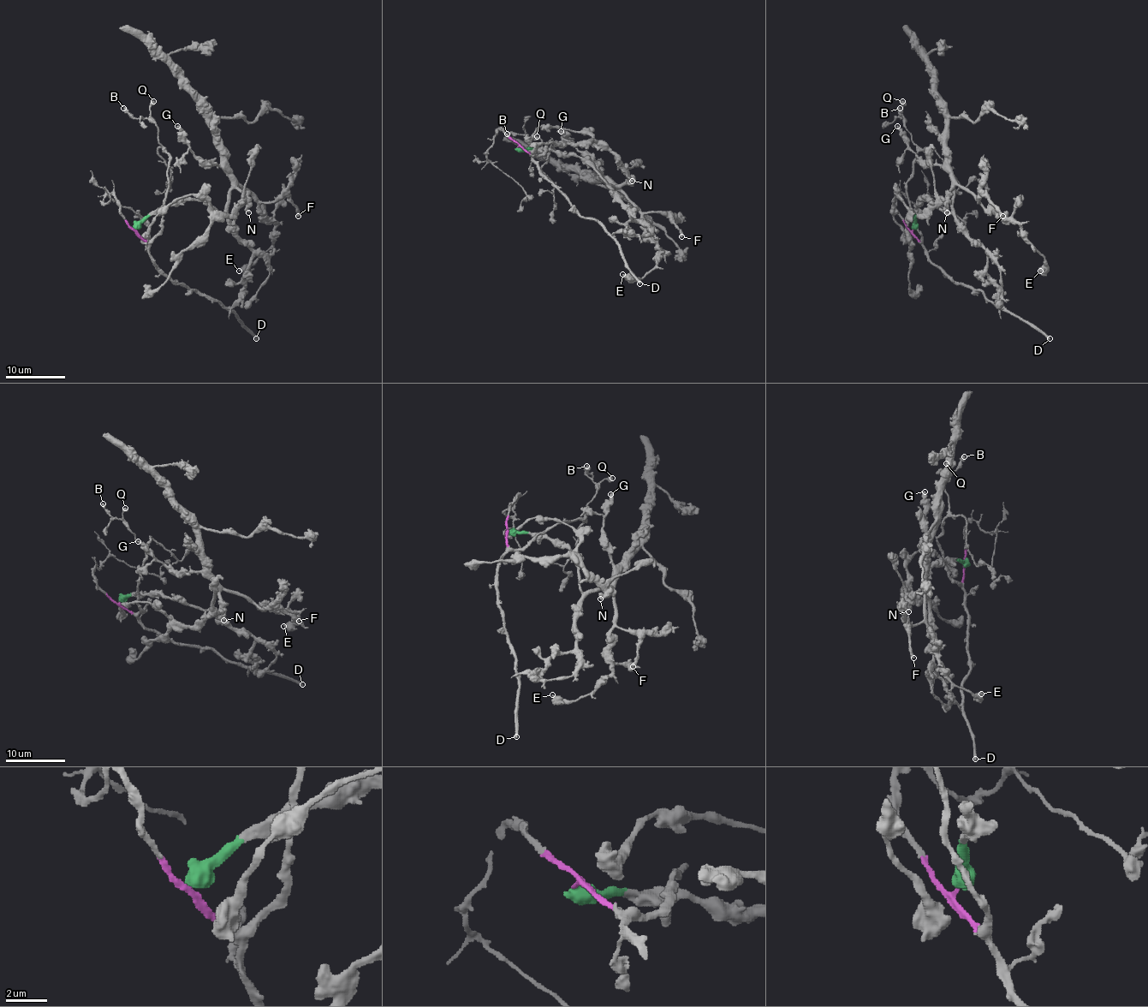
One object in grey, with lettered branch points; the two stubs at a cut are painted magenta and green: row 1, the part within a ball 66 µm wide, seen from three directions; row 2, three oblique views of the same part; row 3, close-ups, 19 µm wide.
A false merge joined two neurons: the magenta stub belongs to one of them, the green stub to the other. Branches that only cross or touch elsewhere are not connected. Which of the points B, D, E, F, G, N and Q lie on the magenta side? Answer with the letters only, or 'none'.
B, D, Q

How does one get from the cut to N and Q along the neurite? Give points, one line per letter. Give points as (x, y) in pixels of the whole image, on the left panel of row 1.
N: (133, 228), (163, 208), (186, 200), (204, 200), (222, 212), (227, 194), (233, 188), (245, 196), (249, 212)
Q: (133, 229), (145, 240), (161, 229), (168, 187), (168, 152), (159, 142), (157, 126), (151, 116), (153, 100)

